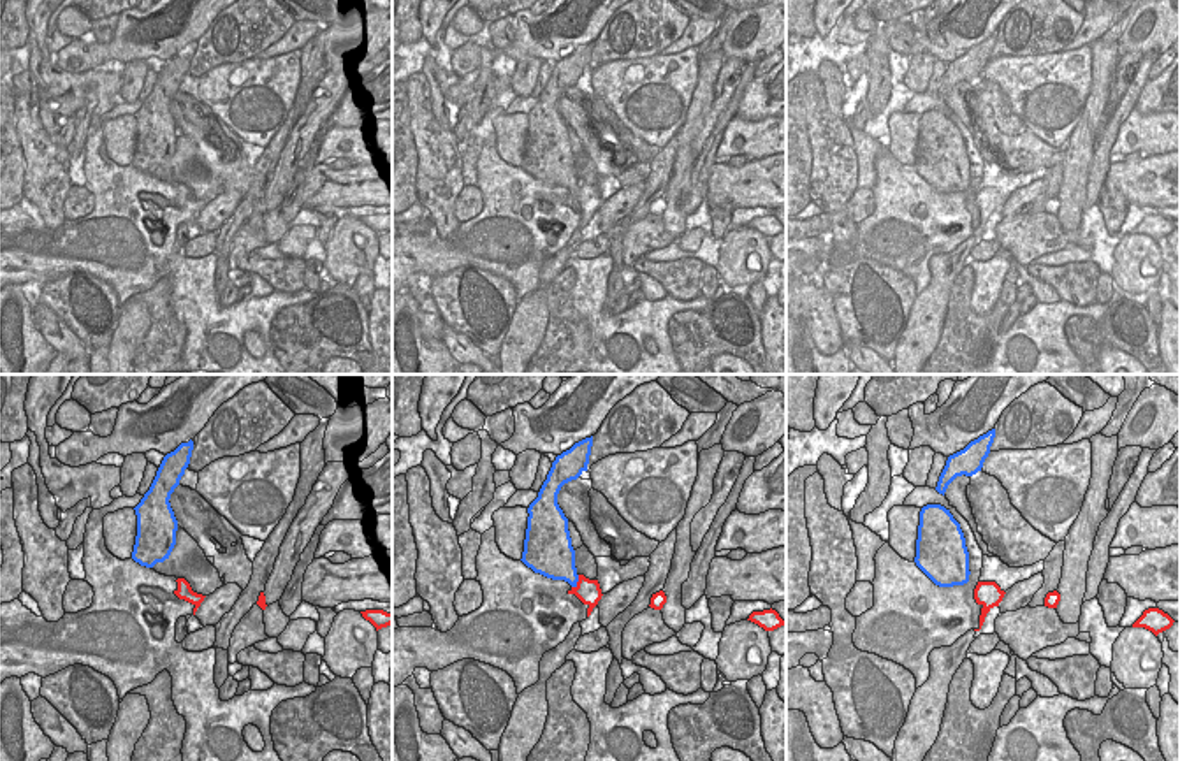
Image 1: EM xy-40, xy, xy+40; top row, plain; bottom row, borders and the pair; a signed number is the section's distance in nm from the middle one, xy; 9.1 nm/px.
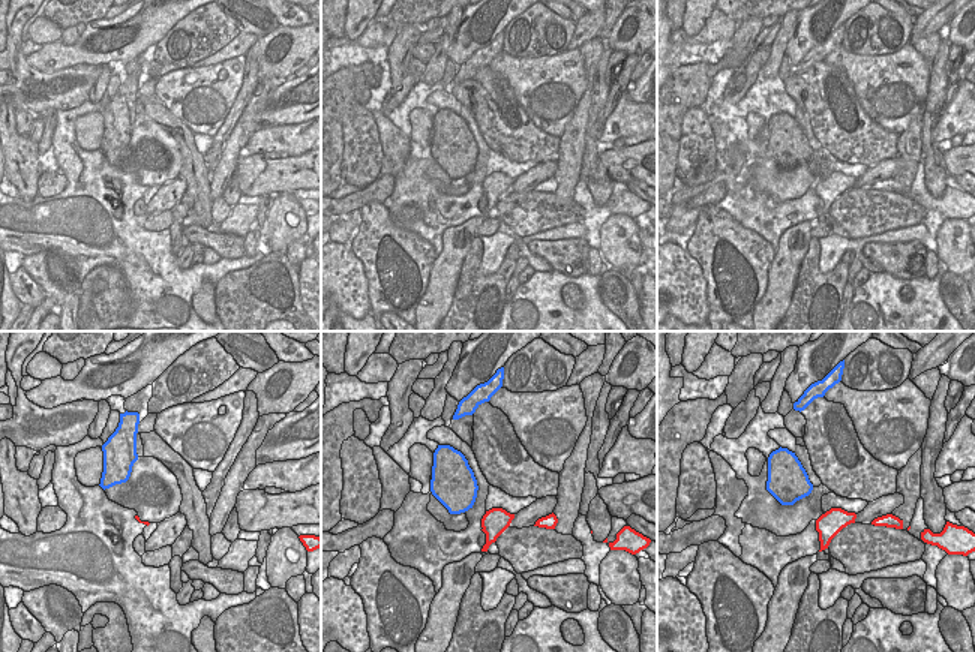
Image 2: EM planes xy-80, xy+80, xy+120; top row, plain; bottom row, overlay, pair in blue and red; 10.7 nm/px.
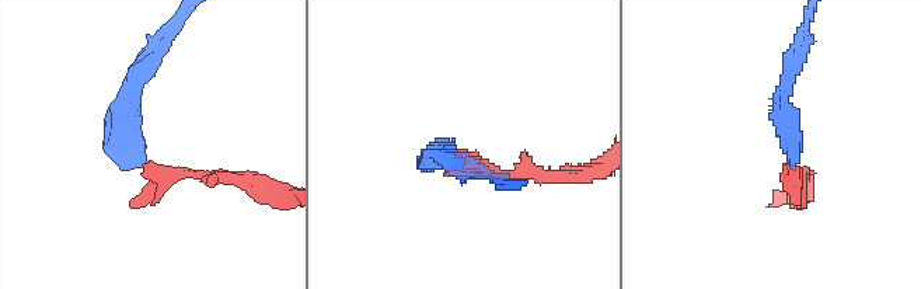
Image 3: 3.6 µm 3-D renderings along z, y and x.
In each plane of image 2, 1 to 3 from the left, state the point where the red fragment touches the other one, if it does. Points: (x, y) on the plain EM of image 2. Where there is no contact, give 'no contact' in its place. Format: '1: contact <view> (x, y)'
1: no contact
2: no contact
3: no contact

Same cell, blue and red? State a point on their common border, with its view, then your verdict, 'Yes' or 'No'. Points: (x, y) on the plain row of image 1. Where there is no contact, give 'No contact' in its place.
Touches blue at xy (577, 187). No.

